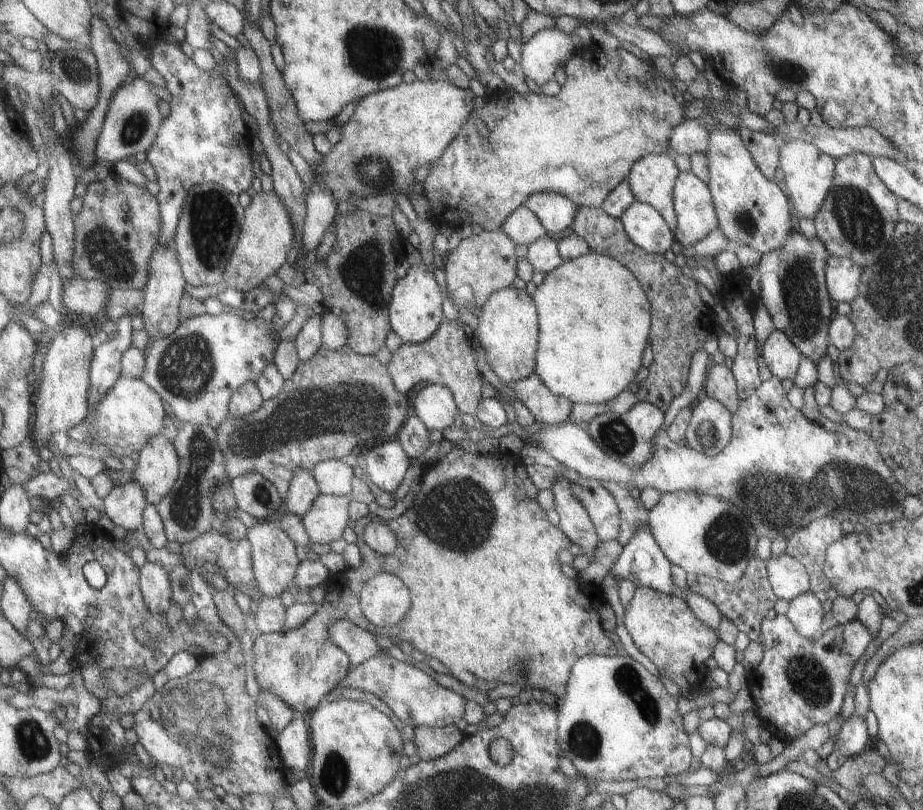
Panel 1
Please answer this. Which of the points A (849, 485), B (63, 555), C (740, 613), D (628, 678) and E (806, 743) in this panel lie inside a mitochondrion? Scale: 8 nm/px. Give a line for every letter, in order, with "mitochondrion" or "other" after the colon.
A: mitochondrion
B: other
C: other
D: mitochondrion
E: other

